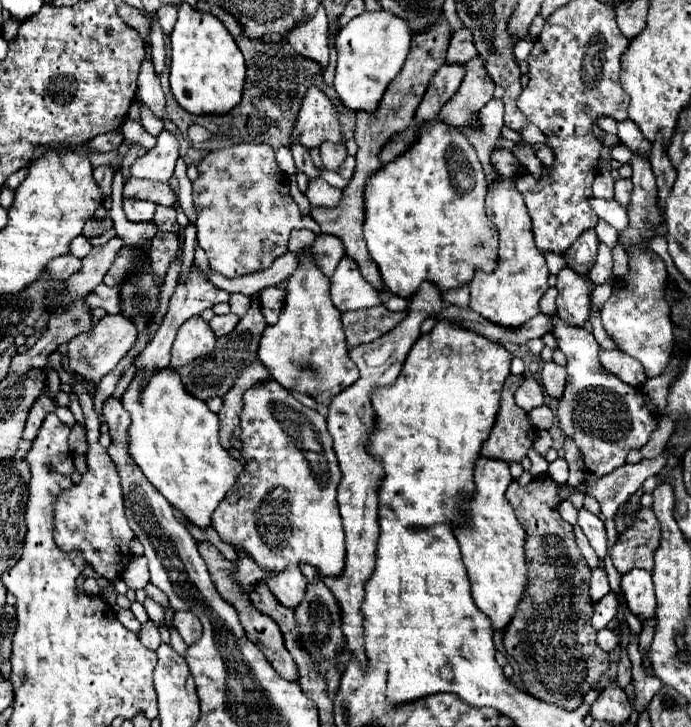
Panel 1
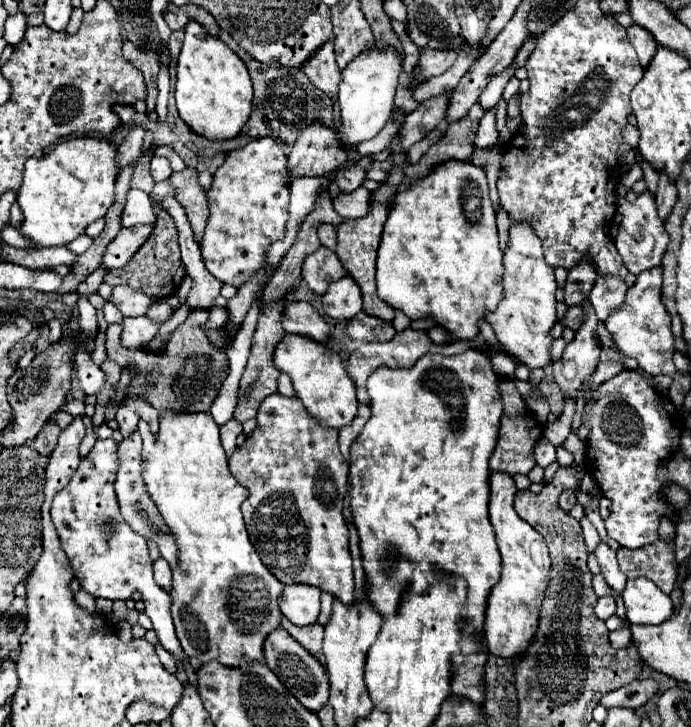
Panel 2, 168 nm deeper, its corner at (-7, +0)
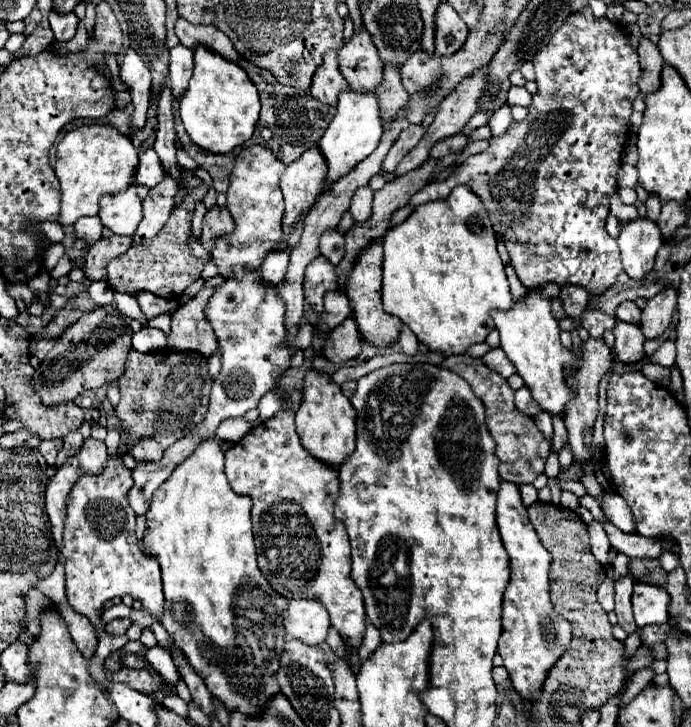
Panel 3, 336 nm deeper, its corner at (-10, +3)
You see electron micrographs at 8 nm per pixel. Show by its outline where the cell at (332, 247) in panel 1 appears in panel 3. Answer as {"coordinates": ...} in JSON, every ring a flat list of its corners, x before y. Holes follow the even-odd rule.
{"coordinates":[[316,257,308,267,306,267,306,277,304,277,304,291,306,299,316,311,322,311,322,297,326,291,338,289,338,273,336,267,324,257]]}

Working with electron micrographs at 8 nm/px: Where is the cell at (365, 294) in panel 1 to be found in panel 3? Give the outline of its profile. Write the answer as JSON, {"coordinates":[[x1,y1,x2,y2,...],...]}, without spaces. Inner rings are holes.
{"coordinates":[[342,289,336,291,328,291,324,295,324,315,322,321,316,323,316,327,320,327,320,331,326,331,328,327,336,327,340,325,346,317,352,315,352,303,348,299,348,295]]}

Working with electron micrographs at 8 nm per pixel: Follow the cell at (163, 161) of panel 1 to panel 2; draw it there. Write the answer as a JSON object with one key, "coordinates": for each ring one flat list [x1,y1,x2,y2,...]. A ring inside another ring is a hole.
{"coordinates":[[153,156,151,160,151,178,155,182,161,182,161,180,167,180,171,176,171,166,169,166,169,160,167,158,161,158,161,156]]}

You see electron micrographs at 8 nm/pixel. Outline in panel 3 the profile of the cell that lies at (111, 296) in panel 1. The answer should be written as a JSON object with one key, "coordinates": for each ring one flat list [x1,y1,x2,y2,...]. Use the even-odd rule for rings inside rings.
{"coordinates":[[138,291,138,293,134,293,134,297,136,297,142,313,146,315,146,319,152,319,160,313,174,313,178,307,178,303,174,299,160,299,158,295,152,295,150,291]]}

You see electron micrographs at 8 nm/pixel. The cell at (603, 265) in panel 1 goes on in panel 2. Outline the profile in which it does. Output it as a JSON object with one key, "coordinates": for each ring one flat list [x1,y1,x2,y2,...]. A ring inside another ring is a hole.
{"coordinates":[[621,276,597,278,589,294,589,302,593,304,595,314,601,322,605,322,605,318,609,318,613,310,619,310,625,304,625,292,627,292,627,284,623,282]]}

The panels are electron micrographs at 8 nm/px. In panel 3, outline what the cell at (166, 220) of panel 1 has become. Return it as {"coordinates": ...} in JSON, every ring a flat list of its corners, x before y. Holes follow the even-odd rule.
{"coordinates":[[206,185,204,189,196,189,192,195,188,195,184,201,184,207,176,207,172,211,164,231,160,231,148,243,132,245,124,255,120,255,108,265,108,285,114,291,136,293,146,289,164,299,178,299,184,293,184,289,200,277,204,265,198,259,192,259,186,237,188,237,188,227,192,219,192,201,202,199,204,193,206,193]]}

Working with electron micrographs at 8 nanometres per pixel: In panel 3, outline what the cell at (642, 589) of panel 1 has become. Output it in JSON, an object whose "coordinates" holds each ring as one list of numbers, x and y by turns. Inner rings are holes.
{"coordinates":[[634,583,632,593,632,609,634,609,634,621,638,627,654,625,654,623,666,623,668,621,668,591,656,585,648,583]]}

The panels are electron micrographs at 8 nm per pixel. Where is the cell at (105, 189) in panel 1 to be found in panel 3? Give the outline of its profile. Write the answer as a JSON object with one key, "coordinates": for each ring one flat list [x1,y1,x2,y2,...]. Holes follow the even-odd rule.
{"coordinates":[[128,49,124,55,124,61,120,65,120,77,122,81,130,87,132,103,134,103,134,113,130,117,130,129,142,129,146,123,146,111,150,103,150,69,142,63,138,53,134,49]]}

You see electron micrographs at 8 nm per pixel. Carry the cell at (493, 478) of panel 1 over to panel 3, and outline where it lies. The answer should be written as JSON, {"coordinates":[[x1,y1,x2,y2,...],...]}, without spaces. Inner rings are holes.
{"coordinates":[[502,481,498,489,496,523,502,535,502,543,510,555,510,583,502,599,502,635,498,641,498,653,504,659,504,667,510,673,514,689,528,701,540,695,540,683,548,673,548,667,568,647,572,639,572,627,566,619,554,613,548,595,548,571,552,565,550,551,542,547,538,533,534,531,526,507,520,499,518,485]]}

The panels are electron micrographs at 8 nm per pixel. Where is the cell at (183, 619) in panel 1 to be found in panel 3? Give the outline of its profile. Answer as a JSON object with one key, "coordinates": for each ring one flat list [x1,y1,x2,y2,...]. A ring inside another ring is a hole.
{"coordinates":[[216,437,210,439,202,439,198,443,198,447,194,449,194,453,190,457,186,457,174,471,172,475,154,491,152,499,148,501,148,511,146,511,146,531,144,531,144,543,146,543,146,551,148,555,156,557,162,569,162,583,164,583,164,619,162,625,164,629,172,635,172,639,178,643,178,647,184,651,186,659,192,663,192,667,196,667,196,673,204,679,206,687,210,689,212,695,216,695,226,707,240,707,240,711,252,711,252,707,266,707,266,701,280,691,278,681,276,681,276,671,278,671,278,659,282,653,282,645,284,645,284,619,282,619,282,611,284,607,288,607,288,599,282,597,280,593,276,593,268,581,264,579,262,571,258,569,258,561,256,561,256,547,254,547,254,537,252,537,252,525,250,525,250,507,252,507,252,499,248,495,238,495,232,487,230,481,224,473,224,451,220,447,220,441]]}

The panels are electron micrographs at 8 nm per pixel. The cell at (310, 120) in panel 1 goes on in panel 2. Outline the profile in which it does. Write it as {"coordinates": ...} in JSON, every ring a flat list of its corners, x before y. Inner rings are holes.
{"coordinates":[[309,124,291,148,287,170,289,180,301,176,323,176,343,164,347,152,341,148,335,130,323,124]]}

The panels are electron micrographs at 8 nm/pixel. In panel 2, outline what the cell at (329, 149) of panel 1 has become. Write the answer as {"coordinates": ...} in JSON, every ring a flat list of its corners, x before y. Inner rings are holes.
{"coordinates":[[349,166,337,172,337,186,341,192,353,192,365,182,365,172,361,166]]}

